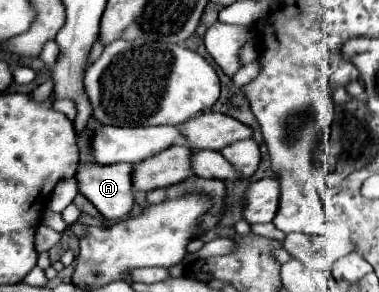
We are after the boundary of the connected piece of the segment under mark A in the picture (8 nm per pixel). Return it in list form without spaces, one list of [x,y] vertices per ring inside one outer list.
[[[82,162],[76,170],[78,192],[88,198],[96,210],[110,220],[126,216],[132,206],[132,164],[108,164]]]

